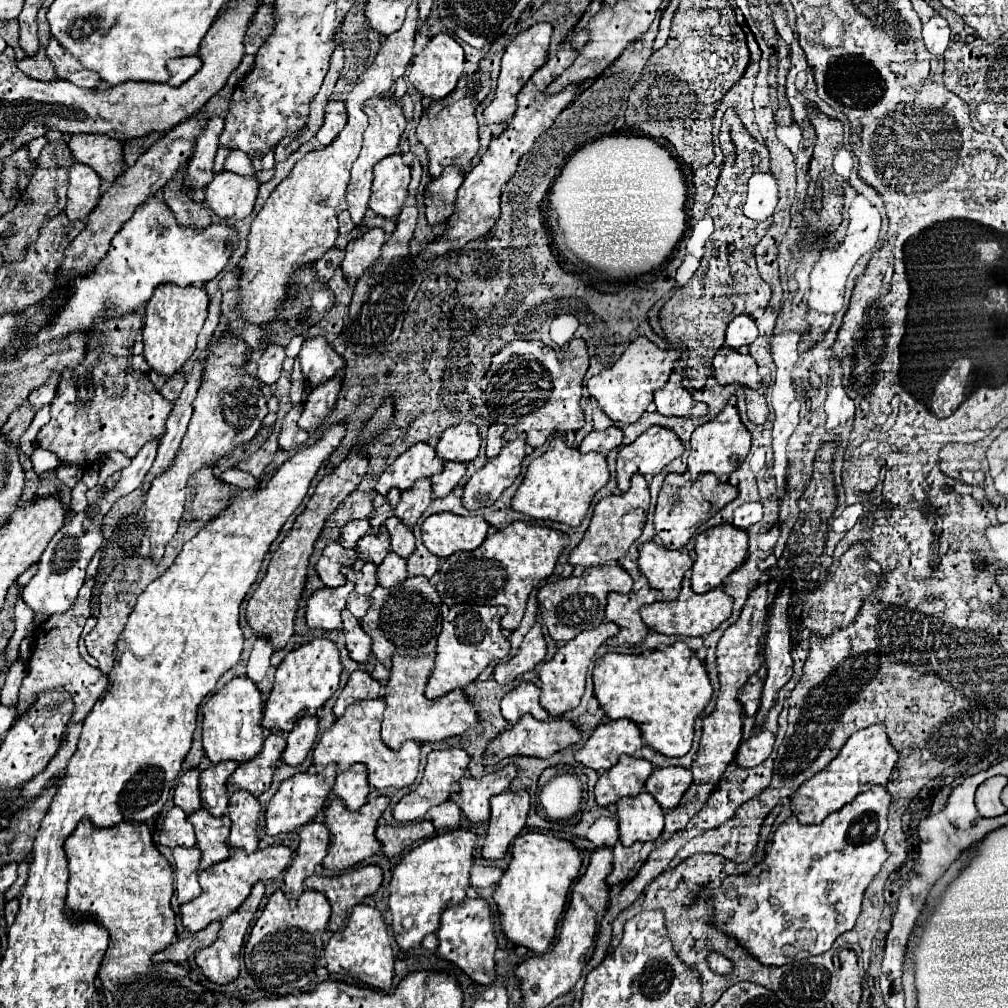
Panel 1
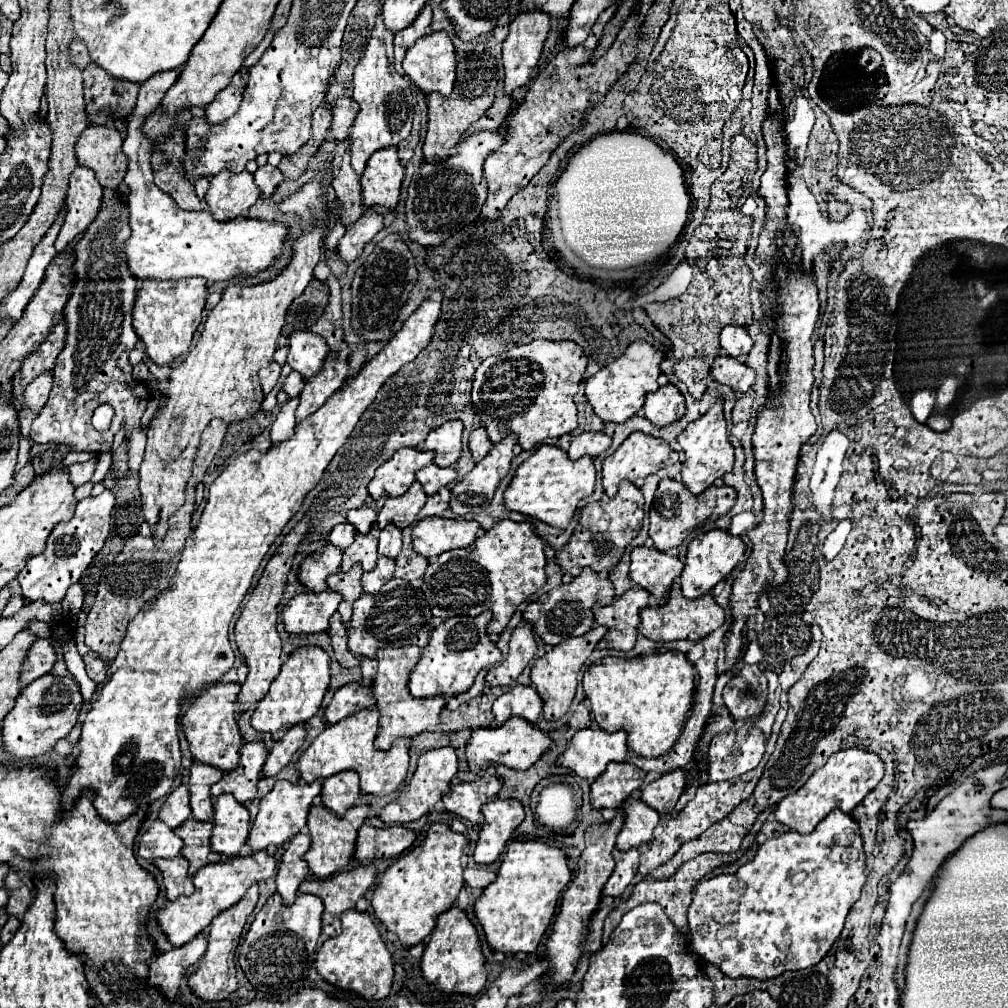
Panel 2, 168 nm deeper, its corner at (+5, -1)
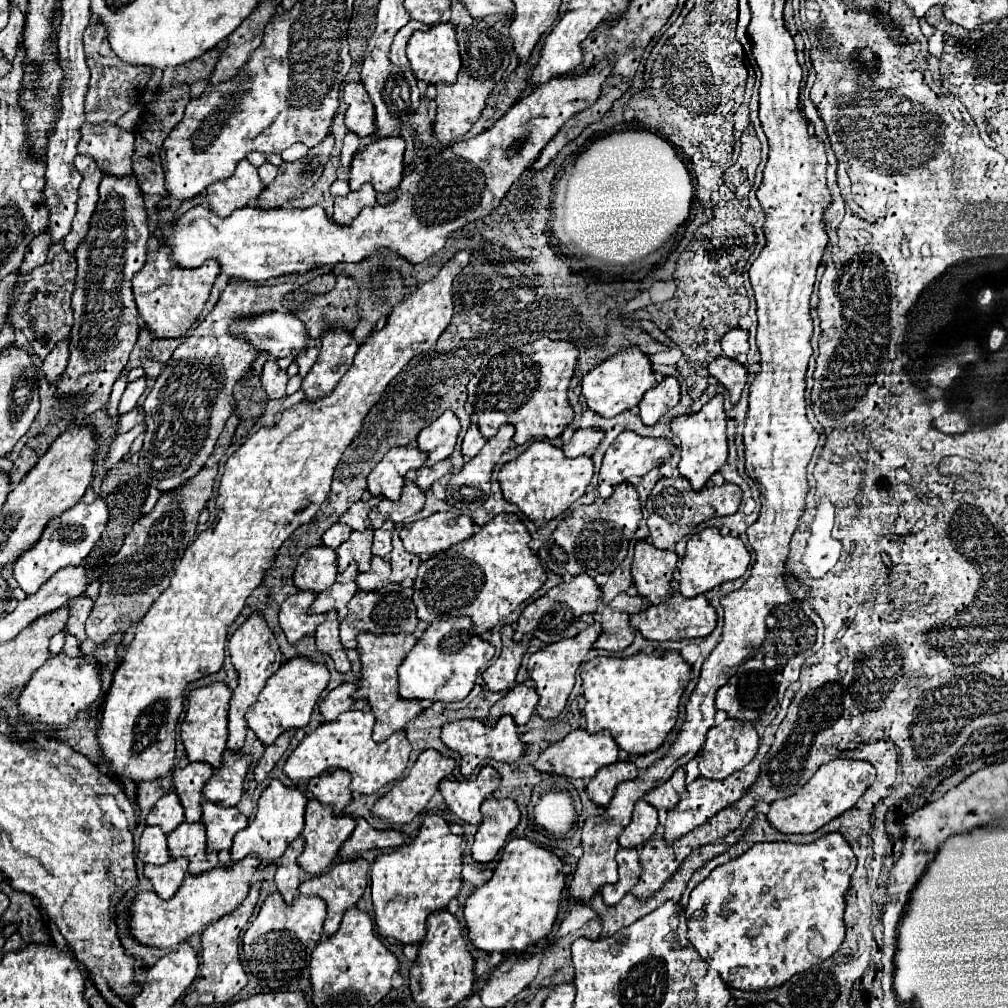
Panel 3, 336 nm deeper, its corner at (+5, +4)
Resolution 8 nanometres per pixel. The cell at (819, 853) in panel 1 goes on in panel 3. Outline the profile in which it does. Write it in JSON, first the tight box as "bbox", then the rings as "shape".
{"bbox":[686,832,856,990],"shape":[[[840,832],[826,834],[810,844],[760,842],[744,856],[710,872],[690,894],[686,906],[688,938],[710,968],[718,970],[730,988],[764,990],[790,980],[794,974],[830,958],[844,940],[844,908],[856,856]]]}

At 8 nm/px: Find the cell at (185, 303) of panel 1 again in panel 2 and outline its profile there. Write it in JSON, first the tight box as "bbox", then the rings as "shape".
{"bbox":[134,279,208,365],"shape":[[[184,279],[184,281],[142,281],[134,303],[134,329],[146,343],[146,355],[158,363],[168,365],[176,357],[188,353],[194,331],[200,325],[204,303],[208,295],[208,281]]]}

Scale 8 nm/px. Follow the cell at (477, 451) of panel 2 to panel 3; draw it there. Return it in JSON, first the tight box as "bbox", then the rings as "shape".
{"bbox":[462,424,486,458],"shape":[[[470,424],[468,432],[464,436],[464,442],[462,442],[462,454],[466,458],[472,458],[472,456],[476,456],[482,450],[484,444],[486,444],[486,438],[480,434],[478,424]]]}

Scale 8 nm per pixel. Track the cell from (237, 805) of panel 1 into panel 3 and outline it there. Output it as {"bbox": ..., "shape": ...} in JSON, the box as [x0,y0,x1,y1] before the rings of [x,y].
{"bbox":[202,800,248,852],"shape":[[[204,800],[202,804],[202,822],[208,836],[208,852],[230,850],[232,838],[236,832],[248,826],[248,818],[236,806],[222,806]]]}

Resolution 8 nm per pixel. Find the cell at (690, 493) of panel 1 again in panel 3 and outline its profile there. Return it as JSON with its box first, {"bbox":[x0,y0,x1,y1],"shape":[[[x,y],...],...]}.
{"bbox":[646,478,742,550],"shape":[[[662,478],[652,488],[646,508],[648,508],[648,528],[652,536],[652,544],[660,550],[672,548],[680,538],[688,536],[698,524],[716,516],[730,516],[738,510],[742,502],[742,490],[736,484],[724,482],[722,486],[714,486],[708,482],[702,490],[692,490],[686,478]]]}

